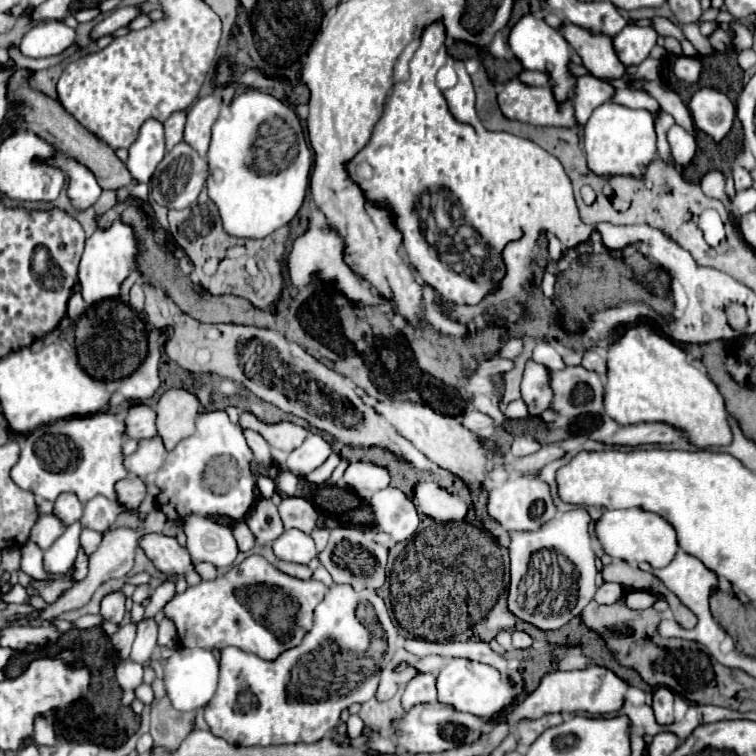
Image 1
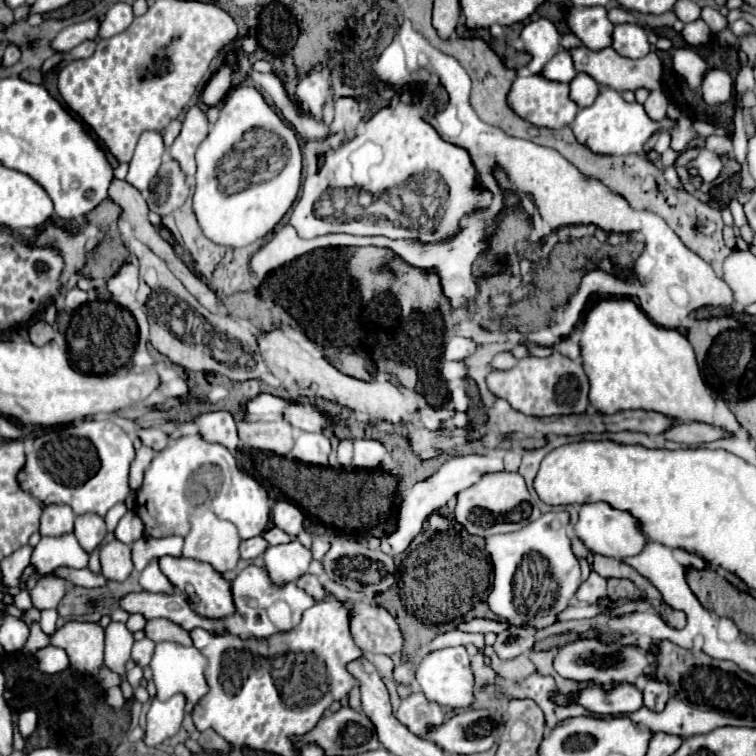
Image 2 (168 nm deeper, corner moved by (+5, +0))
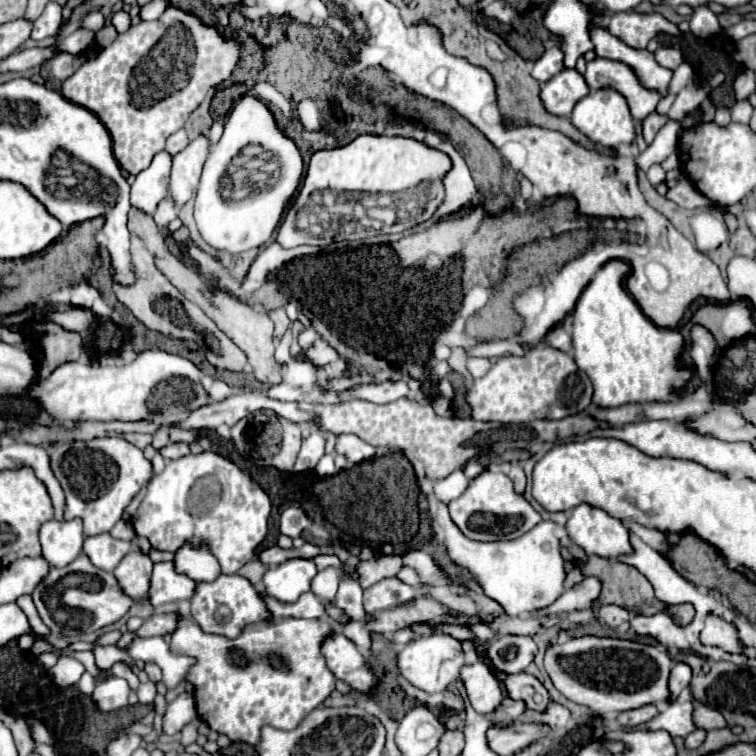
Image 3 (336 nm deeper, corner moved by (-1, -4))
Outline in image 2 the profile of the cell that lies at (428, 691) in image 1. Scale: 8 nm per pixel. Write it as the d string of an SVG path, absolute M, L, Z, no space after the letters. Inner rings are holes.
M418 691L400 703L396 711L396 719L416 737L424 739L430 727L436 727L444 721L444 713L440 705L428 701L426 695Z

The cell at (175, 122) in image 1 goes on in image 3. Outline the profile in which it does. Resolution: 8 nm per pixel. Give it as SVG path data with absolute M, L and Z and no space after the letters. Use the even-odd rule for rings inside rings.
M180 129L180 131L176 131L176 133L172 133L172 135L168 137L168 141L166 141L166 151L168 151L170 155L176 155L176 153L182 151L186 145L188 145L188 135L186 135L184 129Z

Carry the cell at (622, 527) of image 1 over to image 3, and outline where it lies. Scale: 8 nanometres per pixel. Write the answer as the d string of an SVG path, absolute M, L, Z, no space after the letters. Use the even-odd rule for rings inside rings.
M586 503L570 511L566 531L586 555L618 559L620 555L634 553L624 523L608 515L604 509Z

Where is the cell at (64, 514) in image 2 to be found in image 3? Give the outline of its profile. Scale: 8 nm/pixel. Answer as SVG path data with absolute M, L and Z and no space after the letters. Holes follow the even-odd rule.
M50 519L40 527L40 545L42 557L52 567L64 567L72 563L82 551L82 521L58 521Z

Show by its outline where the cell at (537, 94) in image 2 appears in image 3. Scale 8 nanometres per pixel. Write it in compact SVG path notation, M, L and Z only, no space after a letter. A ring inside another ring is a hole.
M562 69L556 77L542 83L540 99L544 109L558 117L570 117L574 105L588 95L588 85L576 69Z

